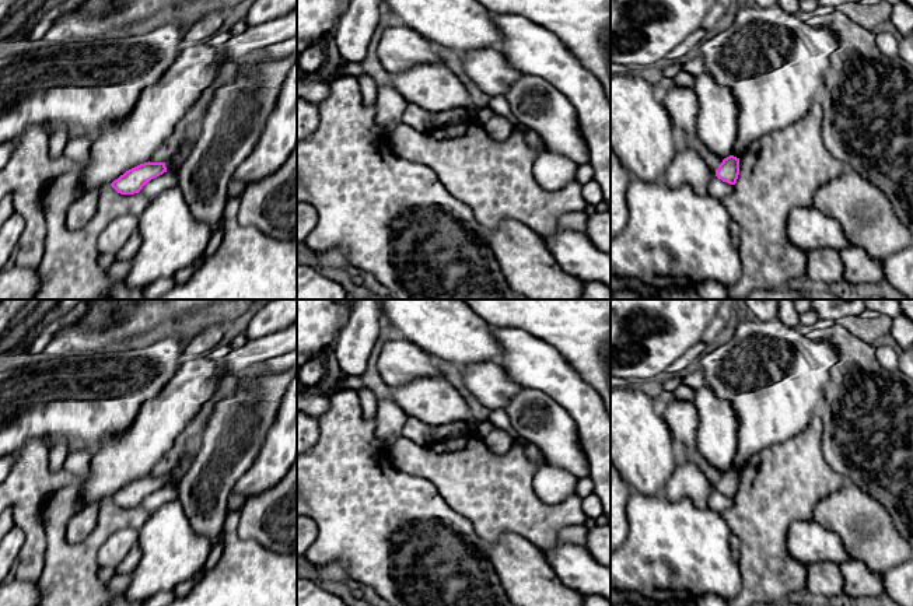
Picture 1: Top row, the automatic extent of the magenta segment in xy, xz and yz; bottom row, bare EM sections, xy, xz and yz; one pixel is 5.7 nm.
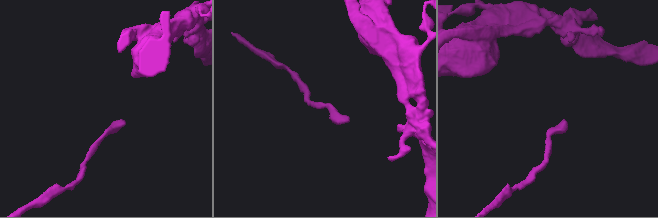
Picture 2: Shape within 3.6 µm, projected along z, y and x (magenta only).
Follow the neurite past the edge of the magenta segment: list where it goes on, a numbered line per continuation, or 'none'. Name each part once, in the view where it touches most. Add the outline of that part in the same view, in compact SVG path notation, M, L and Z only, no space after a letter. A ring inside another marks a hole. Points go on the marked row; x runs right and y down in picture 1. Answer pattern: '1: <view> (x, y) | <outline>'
none

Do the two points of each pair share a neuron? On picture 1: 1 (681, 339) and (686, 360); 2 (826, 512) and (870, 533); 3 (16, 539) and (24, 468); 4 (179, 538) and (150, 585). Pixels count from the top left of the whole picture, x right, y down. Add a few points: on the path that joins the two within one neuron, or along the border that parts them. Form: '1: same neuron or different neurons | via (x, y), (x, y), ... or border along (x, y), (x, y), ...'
1: different neurons | border along (702, 337), (664, 375)
2: same neuron | via (838, 512), (849, 512), (859, 522)
3: different neurons | border along (16, 525), (23, 532), (23, 546), (14, 560)
4: same neuron | via (171, 549), (168, 559), (154, 574)

